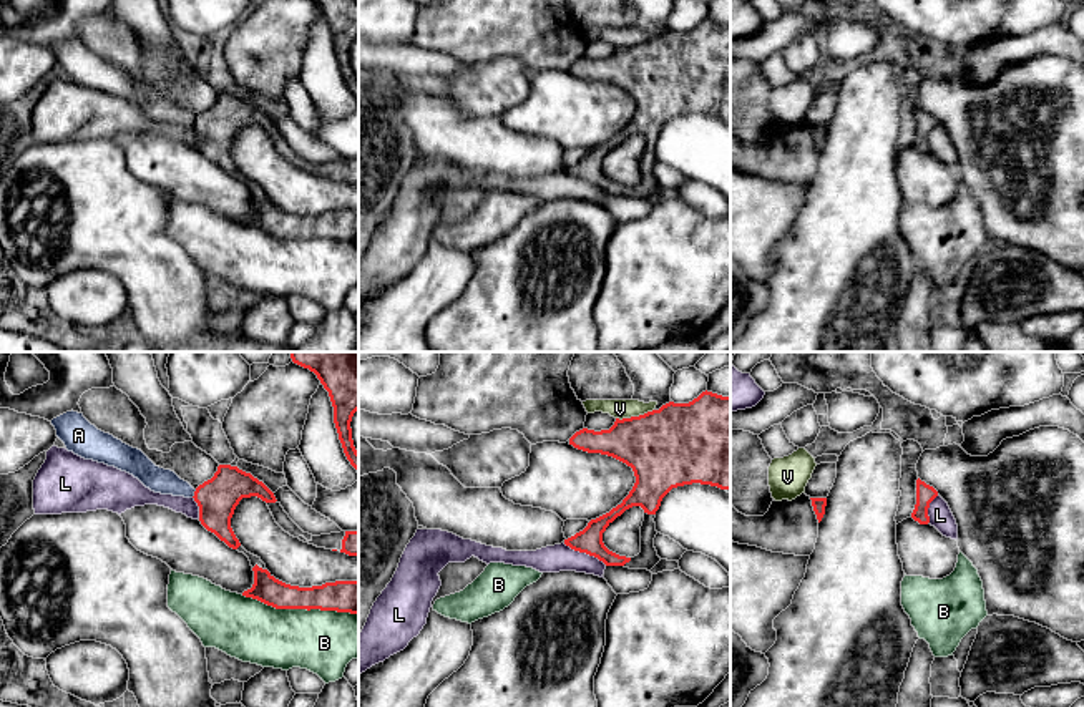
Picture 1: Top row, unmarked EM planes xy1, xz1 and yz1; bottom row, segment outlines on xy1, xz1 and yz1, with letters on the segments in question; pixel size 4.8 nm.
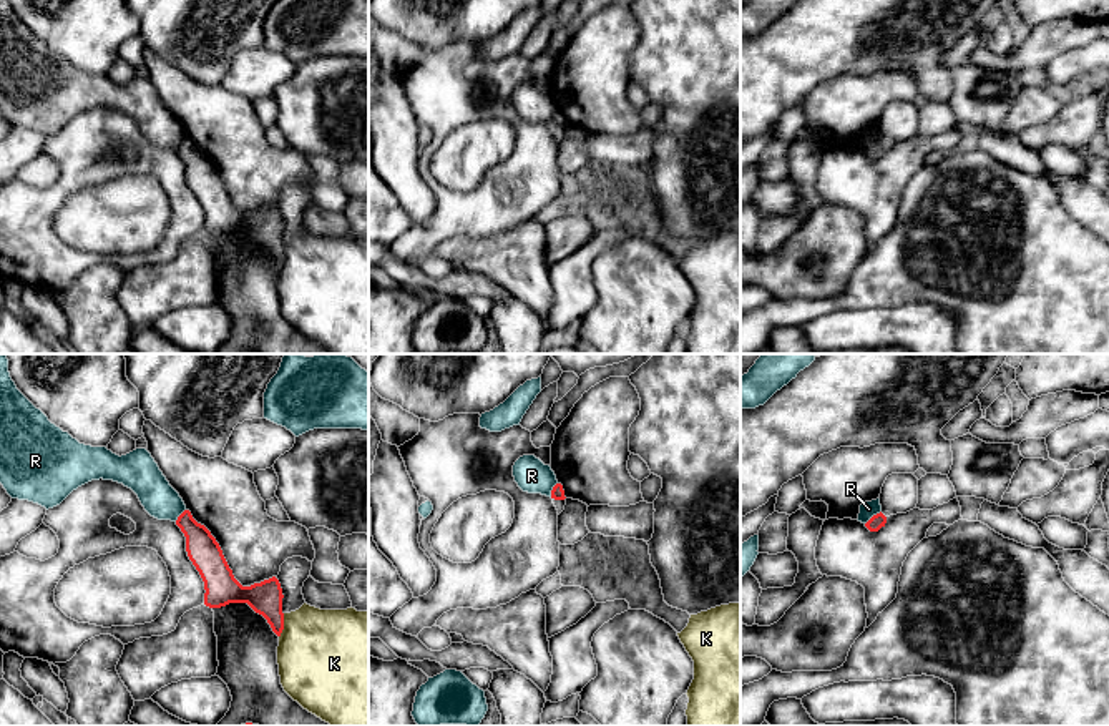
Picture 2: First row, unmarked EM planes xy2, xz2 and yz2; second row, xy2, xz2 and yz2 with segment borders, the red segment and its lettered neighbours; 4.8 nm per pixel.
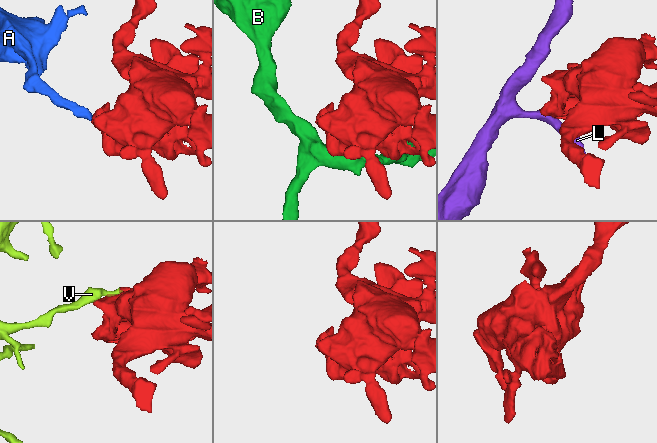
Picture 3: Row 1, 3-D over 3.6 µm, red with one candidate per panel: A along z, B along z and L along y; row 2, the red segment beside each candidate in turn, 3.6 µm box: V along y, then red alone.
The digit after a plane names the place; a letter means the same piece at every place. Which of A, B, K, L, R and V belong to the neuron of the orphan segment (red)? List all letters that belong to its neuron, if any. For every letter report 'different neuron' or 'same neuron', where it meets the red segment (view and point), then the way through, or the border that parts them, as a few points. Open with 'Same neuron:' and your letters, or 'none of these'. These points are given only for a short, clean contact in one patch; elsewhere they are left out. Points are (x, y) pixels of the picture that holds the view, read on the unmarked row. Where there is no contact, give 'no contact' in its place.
Same neuron: A
A: same neuron; contact xy1 (195, 121); way xy1 (218, 125), (195, 121), (158, 108)
B: different neuron; contact xy1 (299, 236)
K: different neuron; contact xy2 (283, 253)
L: different neuron; contact xz1 (585, 180); border xz1 (563, 171), (593, 183), (606, 193)
R: different neuron; contact yz2 (872, 145); border yz2 (880, 138), (865, 152)
V: different neuron; contact xz1 (634, 45); border xz1 (653, 37), (616, 47)

